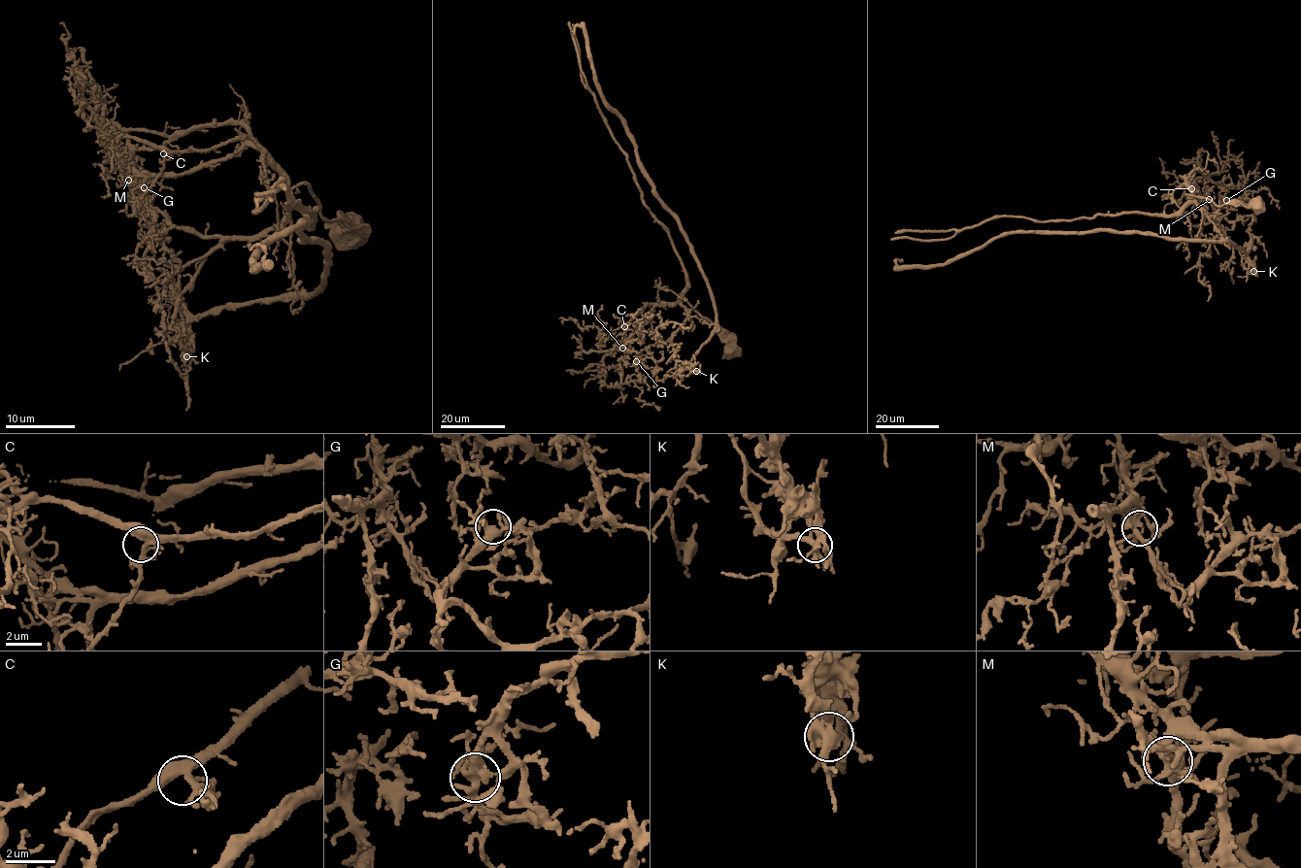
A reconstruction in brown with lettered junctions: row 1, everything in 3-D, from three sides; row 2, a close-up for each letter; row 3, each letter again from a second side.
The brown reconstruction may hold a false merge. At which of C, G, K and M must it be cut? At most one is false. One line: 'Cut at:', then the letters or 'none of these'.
Cut at: K

